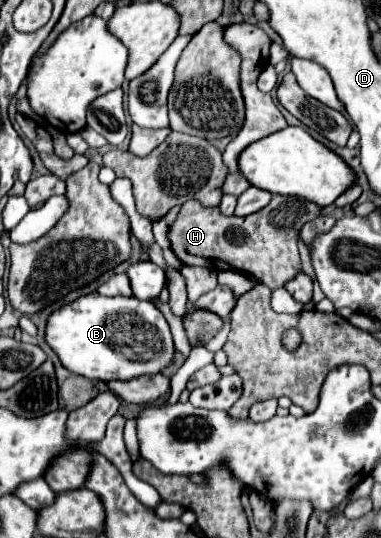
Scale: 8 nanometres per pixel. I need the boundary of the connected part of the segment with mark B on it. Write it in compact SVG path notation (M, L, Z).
M83 294L73 302L51 312L45 326L45 342L59 356L63 368L73 374L91 378L91 380L129 380L141 374L157 374L171 364L175 354L173 338L165 316L155 308L153 302L139 300L133 296L101 296L101 294Z

